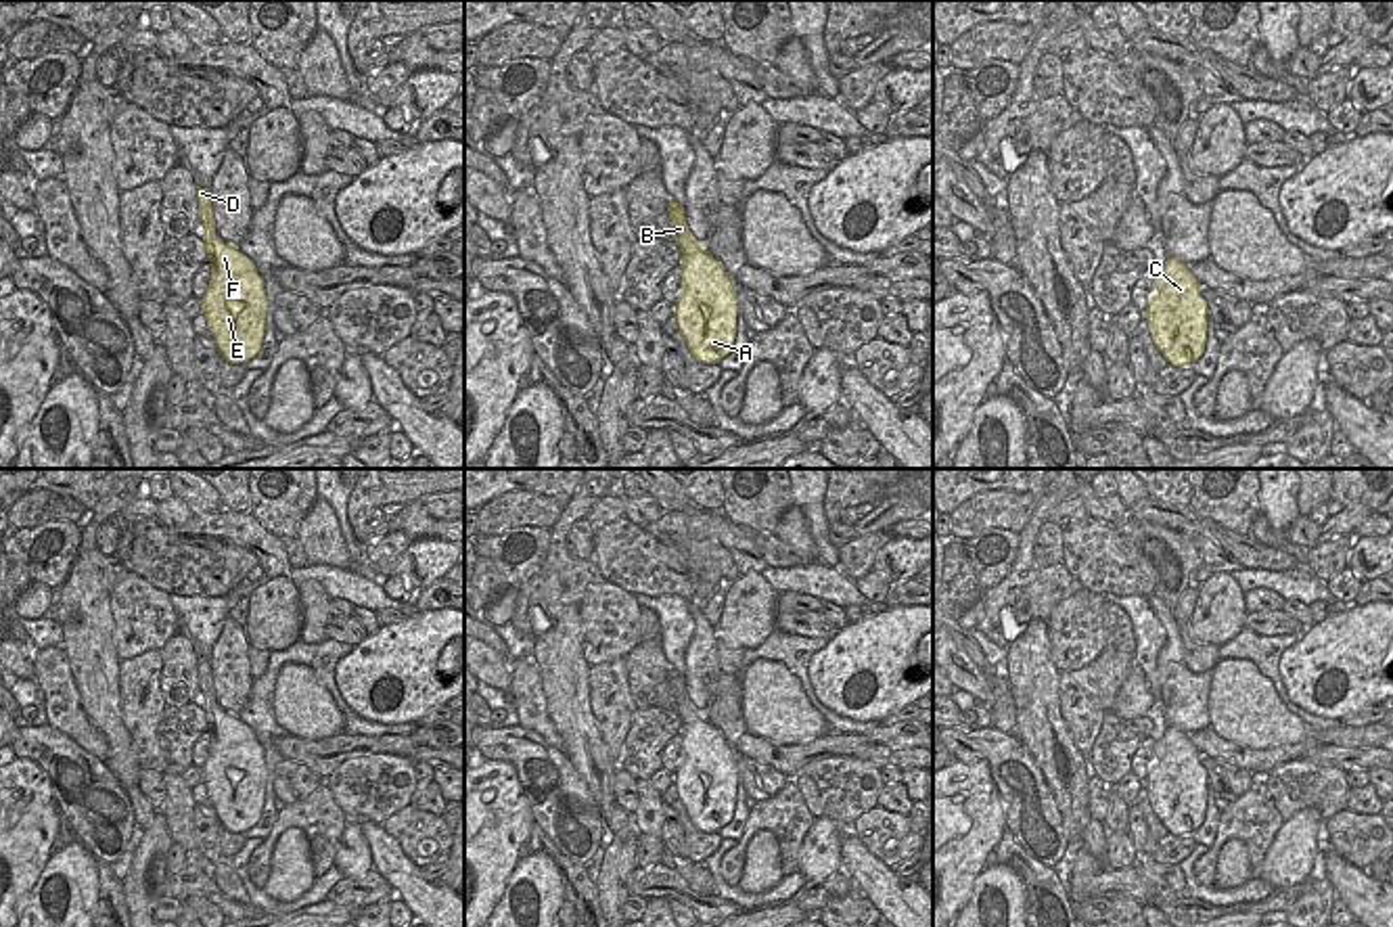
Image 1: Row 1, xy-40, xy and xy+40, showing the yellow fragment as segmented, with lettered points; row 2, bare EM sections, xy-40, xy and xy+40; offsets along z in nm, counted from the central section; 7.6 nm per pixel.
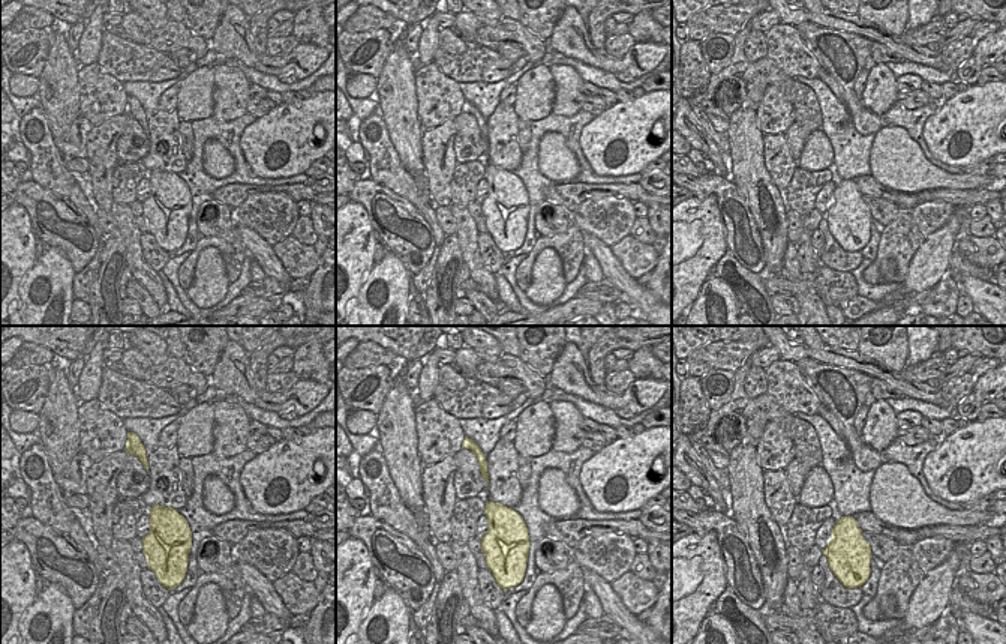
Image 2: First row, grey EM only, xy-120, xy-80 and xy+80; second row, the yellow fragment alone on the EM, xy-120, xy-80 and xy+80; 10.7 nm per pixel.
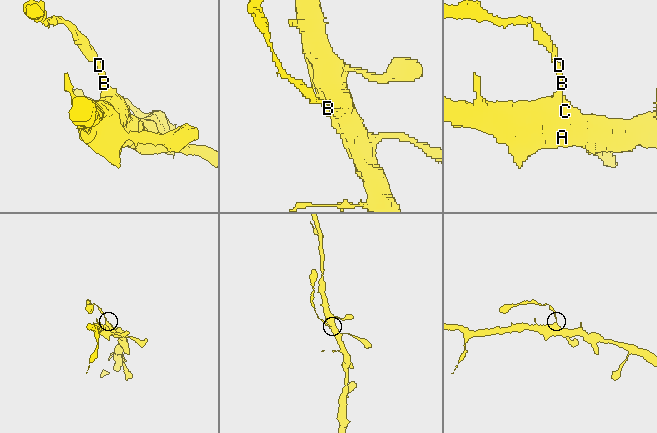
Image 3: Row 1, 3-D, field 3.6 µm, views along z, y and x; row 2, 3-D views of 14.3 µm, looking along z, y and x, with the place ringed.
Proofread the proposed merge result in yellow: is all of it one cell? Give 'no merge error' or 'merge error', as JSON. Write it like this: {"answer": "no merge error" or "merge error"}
{"answer": "merge error"}

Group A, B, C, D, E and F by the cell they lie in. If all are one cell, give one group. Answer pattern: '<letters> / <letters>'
A C E F / B D

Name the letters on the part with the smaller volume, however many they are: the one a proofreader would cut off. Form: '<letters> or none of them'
B, D.

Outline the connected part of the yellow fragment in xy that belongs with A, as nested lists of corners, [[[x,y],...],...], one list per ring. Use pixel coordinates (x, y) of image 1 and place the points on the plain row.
[[[709,720],[682,722],[682,762],[673,785],[690,822],[703,833],[724,829],[736,806],[734,747]]]

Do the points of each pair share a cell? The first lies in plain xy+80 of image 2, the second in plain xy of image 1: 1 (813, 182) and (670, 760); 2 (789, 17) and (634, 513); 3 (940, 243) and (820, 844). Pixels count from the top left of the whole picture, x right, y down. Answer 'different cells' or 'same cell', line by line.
1: different cells
2: same cell
3: same cell

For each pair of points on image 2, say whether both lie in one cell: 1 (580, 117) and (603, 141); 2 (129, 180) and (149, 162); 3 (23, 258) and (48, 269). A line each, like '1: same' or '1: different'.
1: different
2: different
3: different

